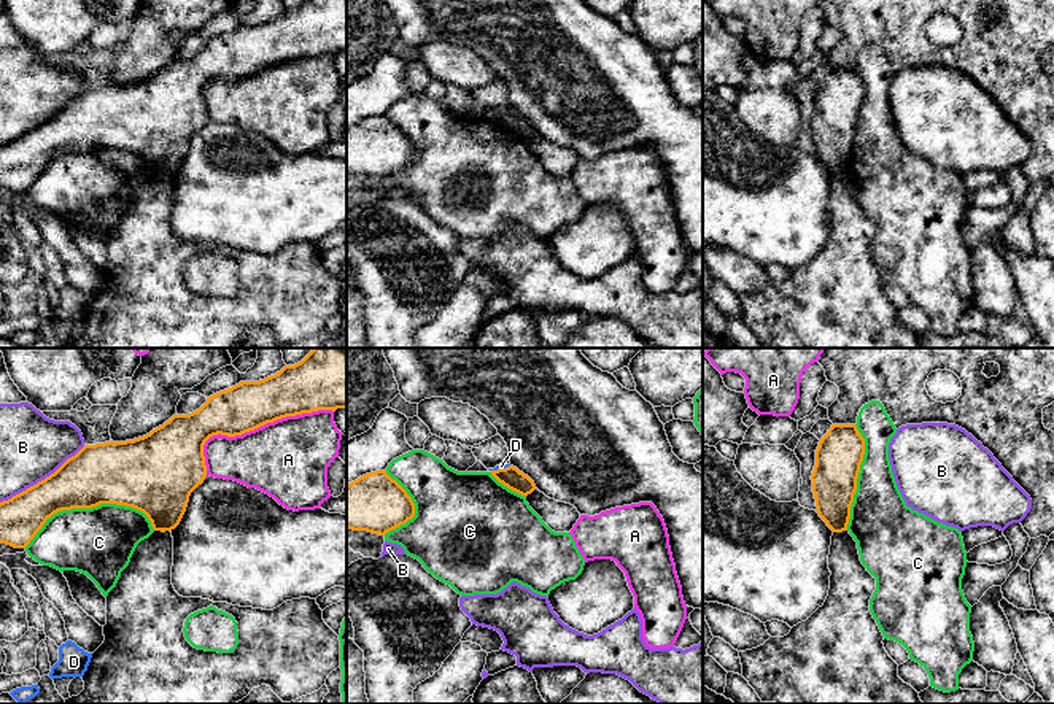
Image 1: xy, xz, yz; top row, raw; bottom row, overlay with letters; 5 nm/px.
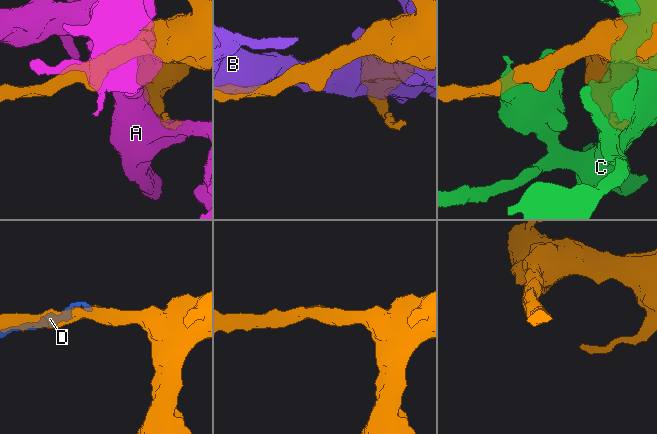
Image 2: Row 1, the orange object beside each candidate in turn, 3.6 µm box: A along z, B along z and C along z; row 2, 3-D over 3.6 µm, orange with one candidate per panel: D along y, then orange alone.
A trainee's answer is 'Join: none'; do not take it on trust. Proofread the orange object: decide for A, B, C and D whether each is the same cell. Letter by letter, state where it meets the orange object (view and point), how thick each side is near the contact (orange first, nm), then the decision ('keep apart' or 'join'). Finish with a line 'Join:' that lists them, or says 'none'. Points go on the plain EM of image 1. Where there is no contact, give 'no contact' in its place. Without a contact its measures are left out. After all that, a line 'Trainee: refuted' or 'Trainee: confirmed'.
A: meets orange in xy at (253, 73); 240 nm thick on the orange side, 400 nm on the other; keep apart
B: meets orange in xy at (42, 124); 280 nm thick on the orange side, 340 nm on the other; keep apart
C: meets orange in xy at (89, 151); 320 nm thick on the orange side, 360 nm on the other; keep apart
D: meets orange in xz at (499, 113); 110 nm thick on the orange side, 30 nm on the other; keep apart
Join: none
Trainee: confirmed

